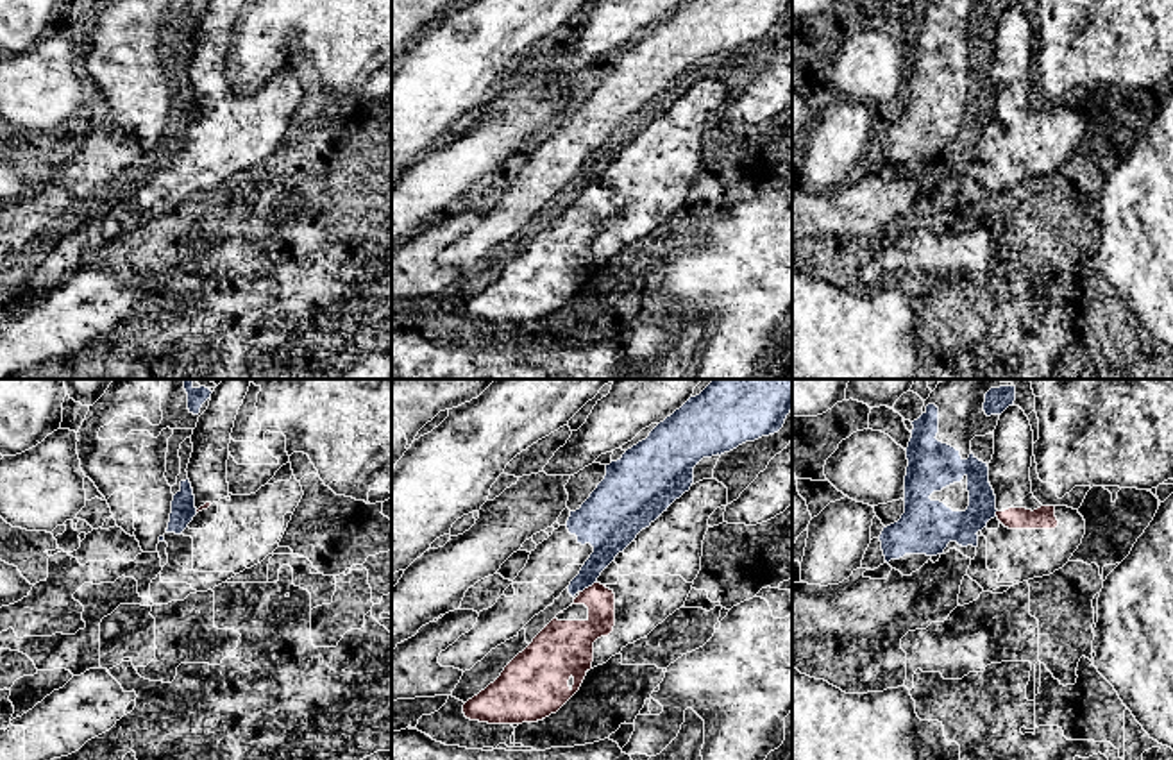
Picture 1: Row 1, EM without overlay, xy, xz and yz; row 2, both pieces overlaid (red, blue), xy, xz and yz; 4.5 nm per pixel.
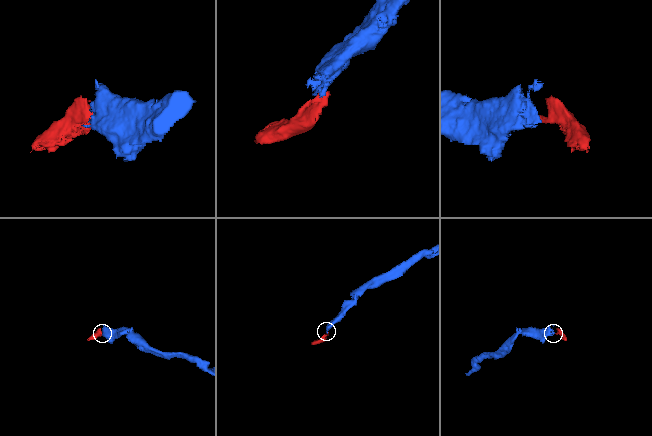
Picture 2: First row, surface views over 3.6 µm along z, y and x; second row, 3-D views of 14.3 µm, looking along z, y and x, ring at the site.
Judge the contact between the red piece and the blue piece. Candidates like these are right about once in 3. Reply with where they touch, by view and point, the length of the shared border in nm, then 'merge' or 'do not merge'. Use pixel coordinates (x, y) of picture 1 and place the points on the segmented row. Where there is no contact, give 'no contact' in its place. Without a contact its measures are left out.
meets red in xz at (589, 587); contact 90 nm long; do not merge

